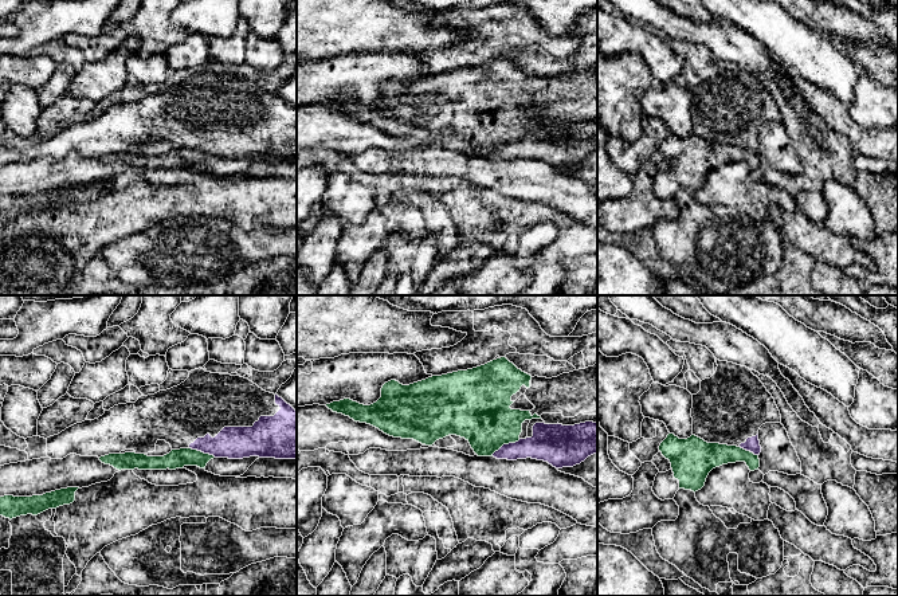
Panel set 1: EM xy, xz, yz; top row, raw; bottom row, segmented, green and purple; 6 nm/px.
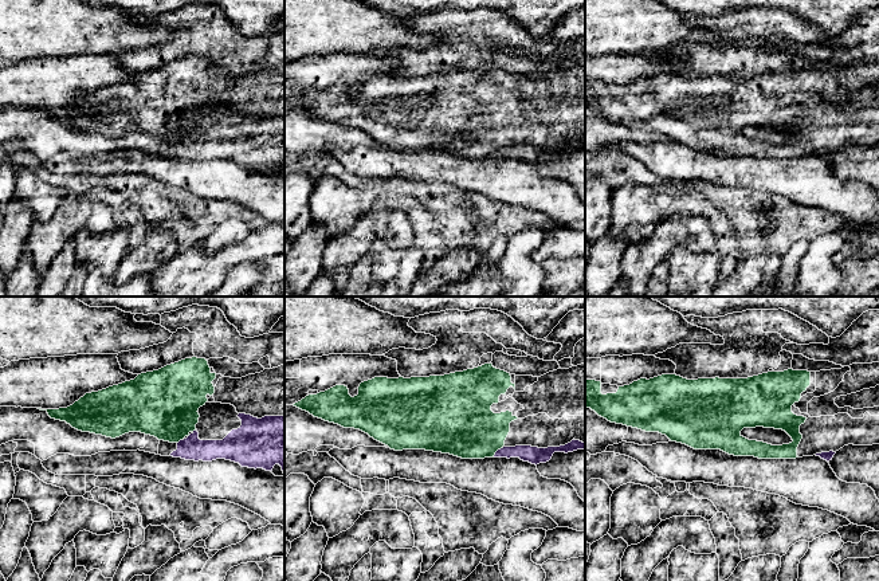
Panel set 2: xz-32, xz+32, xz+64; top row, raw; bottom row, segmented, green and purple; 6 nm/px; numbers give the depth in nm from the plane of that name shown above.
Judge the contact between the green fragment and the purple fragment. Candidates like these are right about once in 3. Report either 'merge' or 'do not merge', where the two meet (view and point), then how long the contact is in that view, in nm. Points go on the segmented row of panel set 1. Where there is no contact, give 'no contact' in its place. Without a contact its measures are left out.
do not merge | xz (505, 443) | 200 nm

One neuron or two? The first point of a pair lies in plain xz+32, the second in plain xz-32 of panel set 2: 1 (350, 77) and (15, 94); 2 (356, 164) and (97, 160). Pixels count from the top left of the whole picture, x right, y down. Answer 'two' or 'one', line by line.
1: one
2: one

